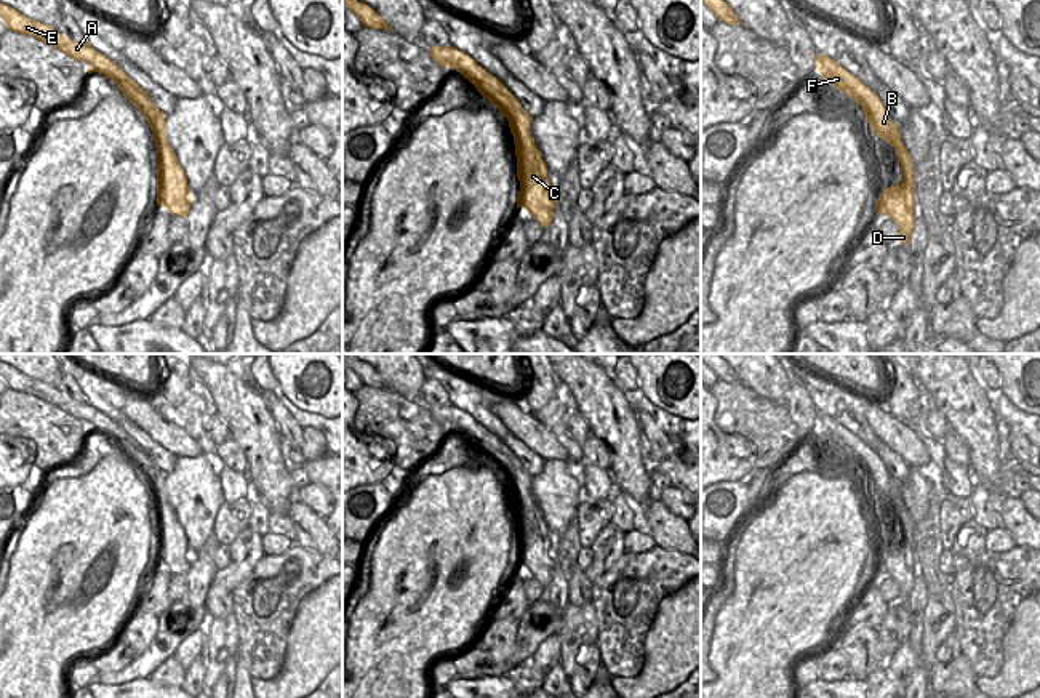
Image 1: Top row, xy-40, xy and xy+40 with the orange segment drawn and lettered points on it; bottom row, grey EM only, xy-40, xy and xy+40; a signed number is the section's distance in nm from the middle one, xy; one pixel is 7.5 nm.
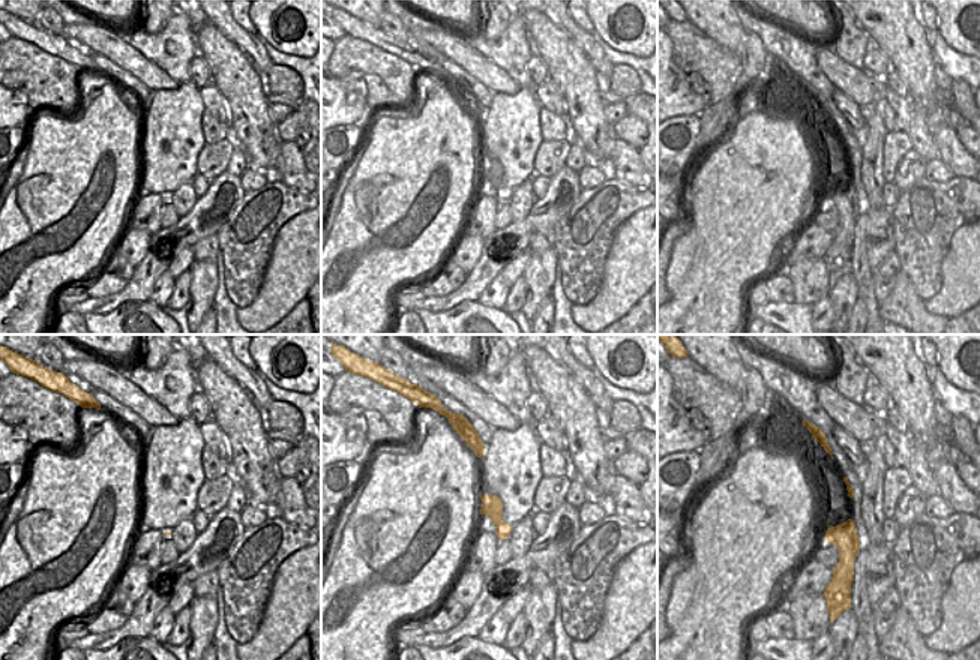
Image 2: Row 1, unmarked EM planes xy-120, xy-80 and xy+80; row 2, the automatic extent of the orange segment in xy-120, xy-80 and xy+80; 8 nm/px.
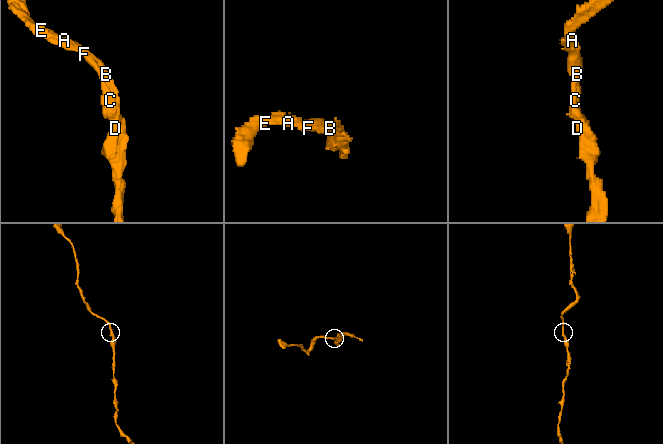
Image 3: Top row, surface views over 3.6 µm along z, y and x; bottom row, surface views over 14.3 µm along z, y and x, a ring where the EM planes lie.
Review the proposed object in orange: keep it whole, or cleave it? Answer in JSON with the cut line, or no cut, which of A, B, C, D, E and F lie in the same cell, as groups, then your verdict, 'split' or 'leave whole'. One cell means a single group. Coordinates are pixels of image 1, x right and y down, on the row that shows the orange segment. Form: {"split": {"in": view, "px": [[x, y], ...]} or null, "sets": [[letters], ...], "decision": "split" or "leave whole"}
{"split": null, "sets": [["A", "B", "C", "D", "E", "F"]], "decision": "leave whole"}

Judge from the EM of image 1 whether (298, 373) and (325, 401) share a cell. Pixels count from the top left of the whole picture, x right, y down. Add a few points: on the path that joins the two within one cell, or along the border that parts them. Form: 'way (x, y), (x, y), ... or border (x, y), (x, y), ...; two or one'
way (295, 386), (306, 404), (312, 401); one

